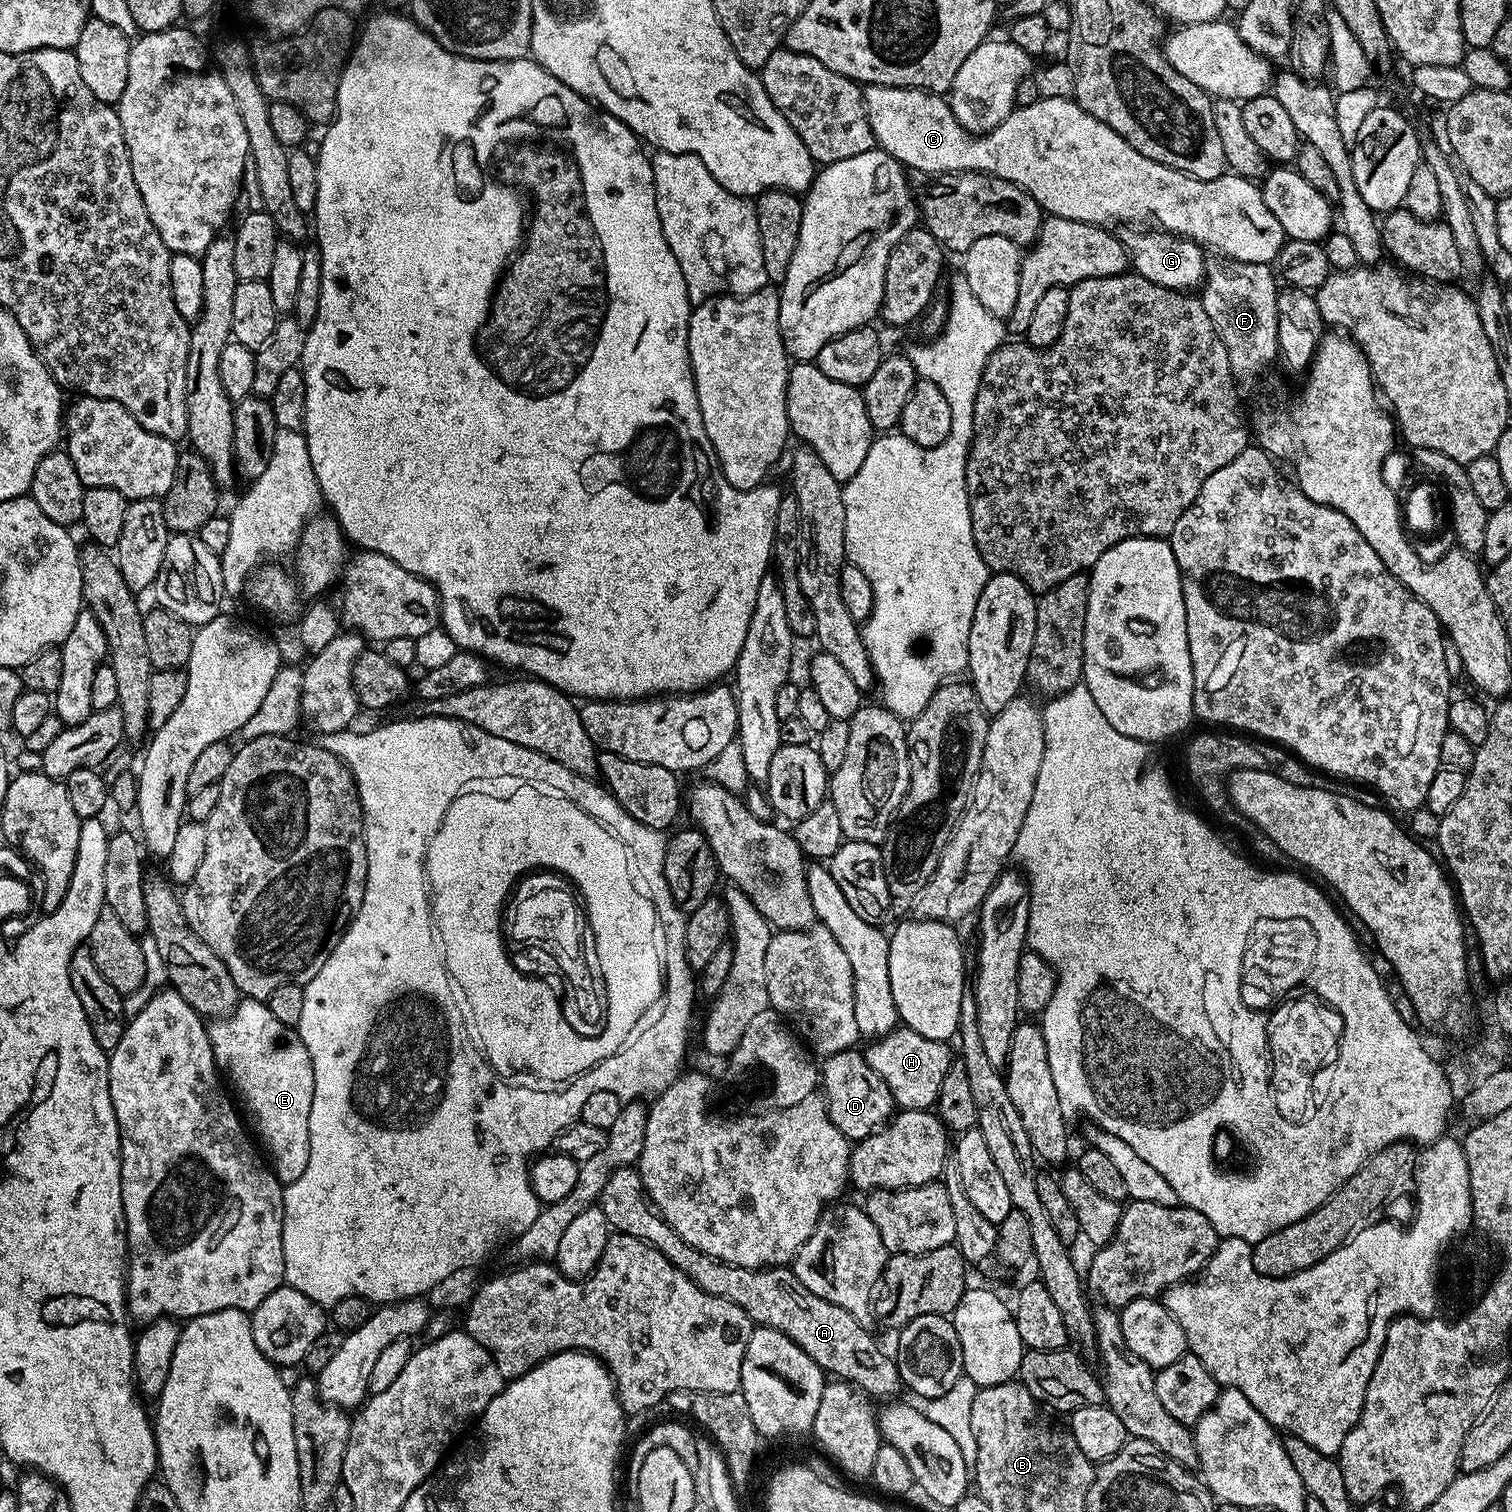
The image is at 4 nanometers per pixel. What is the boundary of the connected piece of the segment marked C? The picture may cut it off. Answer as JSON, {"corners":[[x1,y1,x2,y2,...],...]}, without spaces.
{"corners":[[870,84,863,89,864,104,868,108,868,121,870,122,870,130,874,130,874,138,877,145,883,151,890,153,895,160,899,160,904,165,905,169,916,172,932,172,931,174,943,174,946,172,985,172,991,176,1002,178,1006,182,1014,182,1022,190,1026,190,1040,204,1041,209,1048,216,1061,216,1067,220,1077,220,1078,222,1086,222,1087,224,1098,224,1101,226,1111,225,1111,220,1121,220,1122,223,1128,224,1124,226,1144,226,1149,220,1149,225,1155,226,1157,229,1173,232,1175,236,1184,236,1187,240,1194,240,1197,244,1205,249,1211,250,1213,253,1219,254,1221,257,1237,260,1238,262,1246,262,1247,264,1266,264,1271,265,1275,261,1276,255,1280,252,1280,248,1284,245,1285,235,1284,230,1274,214,1270,212,1264,194,1259,183,1250,181,1245,176,1237,176,1235,174,1225,174,1218,178,1210,178,1209,180,1199,180,1193,176,1188,176,1184,172,1174,170,1170,166,1166,166,1162,162,1154,162,1150,158,1146,158,1146,154,1138,154,1138,150,1134,150,1134,146,1130,146,1130,142,1126,142,1126,138,1122,138,1114,130,1110,130,1110,126,1106,126,1102,122,1098,122,1098,118,1094,118,1090,114,1086,114,1086,110,1082,110,1076,105,1075,99,1072,98,1041,98,1034,102,1033,105,1025,108,1013,107,1012,113,998,125,994,130,983,134,973,134,968,132,958,122,958,118,954,118,952,108,948,104,947,99,943,95,935,92,928,92,925,88,899,88,898,86,882,86,881,84]]}

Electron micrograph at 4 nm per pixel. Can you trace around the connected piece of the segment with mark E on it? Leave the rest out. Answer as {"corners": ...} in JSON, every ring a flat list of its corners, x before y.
{"corners":[[251,998,241,999,236,1009,226,1017,213,1019,207,1025,207,1029,216,1067,226,1080,228,1075,227,1083,229,1085,232,1083,236,1087,235,1095,238,1100,240,1095,239,1103,242,1108,244,1103,243,1111,246,1116,248,1111,247,1119,250,1121,251,1131,254,1136,256,1131,255,1139,262,1148,264,1143,263,1151,270,1161,272,1173,284,1186,302,1178,302,1174,306,1171,306,1162,310,1162,310,1106,314,1098,314,1066,310,1062,306,1046,300,1040,299,1031,295,1027,278,1022,278,1018,270,1014,265,1001]]}

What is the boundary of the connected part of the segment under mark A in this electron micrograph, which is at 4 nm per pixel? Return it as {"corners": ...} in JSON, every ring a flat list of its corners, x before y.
{"corners":[[635,1167,619,1168,610,1174,600,1194,598,1207,602,1214,606,1214,609,1229,654,1246,654,1250,678,1266,678,1270,682,1270,682,1274,691,1278,699,1288,742,1306,753,1325,773,1328,789,1336,798,1347,806,1350,806,1354,810,1354,810,1358,814,1358,814,1362,829,1377,855,1384,861,1392,872,1398,878,1396,882,1402,899,1397,896,1395,902,1392,902,1385,895,1359,876,1345,875,1338,864,1329,867,1327,862,1321,854,1318,854,1314,806,1290,806,1286,802,1286,802,1282,798,1282,792,1273,791,1267,739,1268,723,1264,690,1246,646,1199,640,1173]]}

